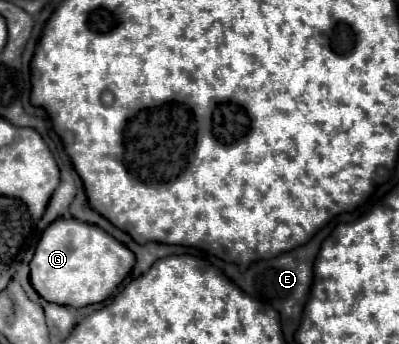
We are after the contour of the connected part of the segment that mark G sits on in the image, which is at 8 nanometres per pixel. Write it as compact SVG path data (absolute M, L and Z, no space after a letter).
M58 218L42 232L30 262L30 282L44 300L80 308L106 300L124 282L132 266L132 250L102 228L76 218Z

